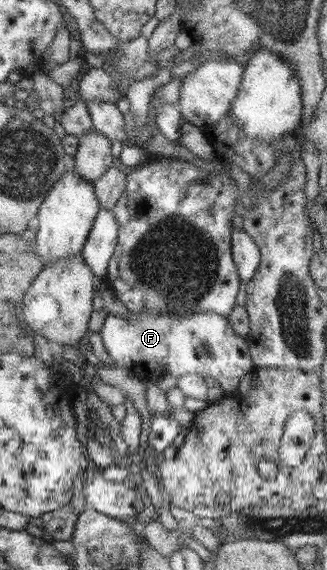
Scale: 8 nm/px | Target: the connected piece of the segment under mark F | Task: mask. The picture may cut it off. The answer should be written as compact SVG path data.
M209 311L186 314L185 316L138 312L137 314L130 313L128 319L106 314L103 316L100 331L97 332L108 357L112 360L112 365L131 371L141 381L158 381L164 375L177 378L184 374L198 374L210 383L218 385L223 392L234 392L240 379L255 369L245 338L234 333L225 317Z

